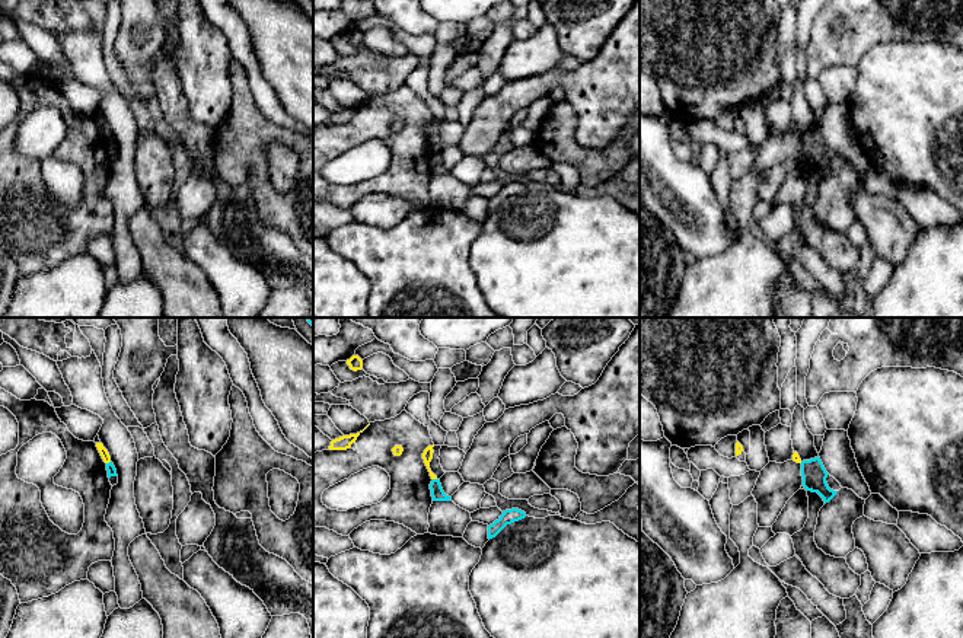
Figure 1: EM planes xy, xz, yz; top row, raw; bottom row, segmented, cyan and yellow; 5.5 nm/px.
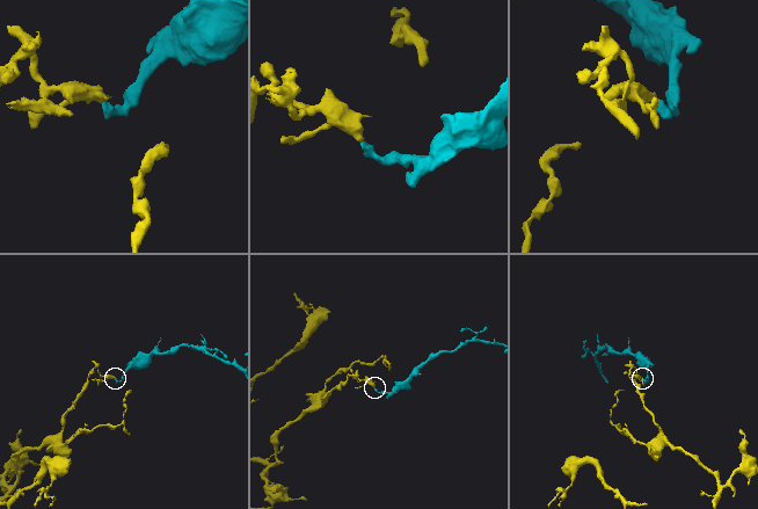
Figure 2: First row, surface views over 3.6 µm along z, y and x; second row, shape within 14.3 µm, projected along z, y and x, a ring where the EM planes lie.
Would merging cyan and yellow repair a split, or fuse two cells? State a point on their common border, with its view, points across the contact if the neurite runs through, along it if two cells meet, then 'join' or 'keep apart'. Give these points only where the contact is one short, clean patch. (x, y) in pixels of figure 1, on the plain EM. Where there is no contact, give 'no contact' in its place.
xz (434, 153) | along xz (433, 152), (436, 153) | keep apart

